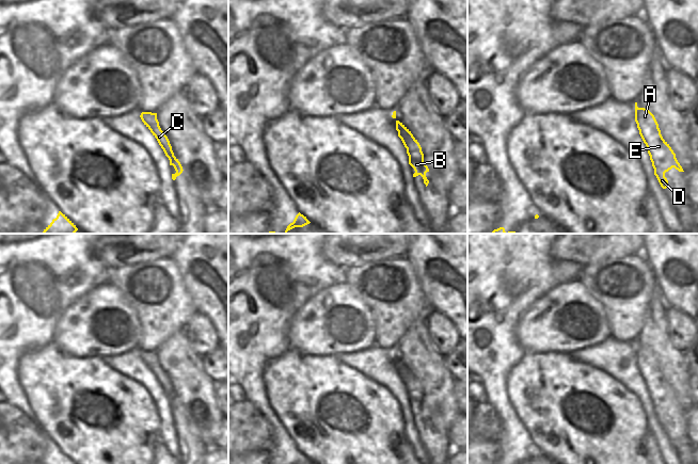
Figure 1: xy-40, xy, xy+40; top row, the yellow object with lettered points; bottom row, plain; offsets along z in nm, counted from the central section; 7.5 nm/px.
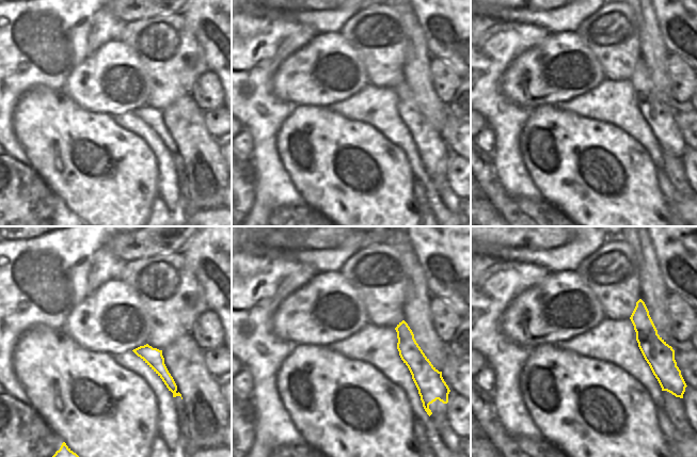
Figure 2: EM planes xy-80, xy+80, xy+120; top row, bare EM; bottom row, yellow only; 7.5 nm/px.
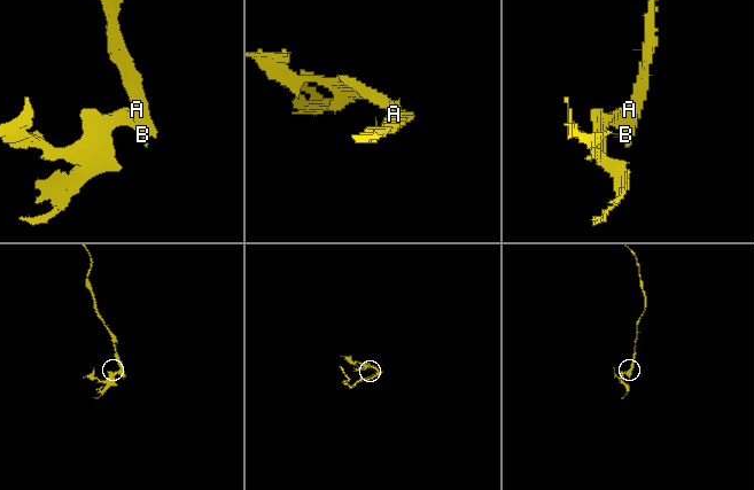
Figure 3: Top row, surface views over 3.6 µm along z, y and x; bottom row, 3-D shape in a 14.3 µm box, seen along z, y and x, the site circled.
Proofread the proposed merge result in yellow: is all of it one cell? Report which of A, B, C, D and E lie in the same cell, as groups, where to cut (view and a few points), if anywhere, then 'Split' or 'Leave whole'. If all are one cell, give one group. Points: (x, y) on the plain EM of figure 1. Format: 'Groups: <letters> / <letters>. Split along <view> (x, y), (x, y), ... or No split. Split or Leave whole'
Groups: A B D E / C. Split along xy-40 (172, 389), (172, 398), (170, 400). Split.

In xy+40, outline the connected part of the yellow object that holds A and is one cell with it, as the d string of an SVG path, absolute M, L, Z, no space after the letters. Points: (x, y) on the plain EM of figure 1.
M635 341L635 361L639 373L647 385L654 414L661 426L666 428L668 419L665 416L665 412L672 406L679 411L684 410L669 383L663 378L654 354L645 347L638 347L637 341Z

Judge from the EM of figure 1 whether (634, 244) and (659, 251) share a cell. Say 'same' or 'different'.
different

